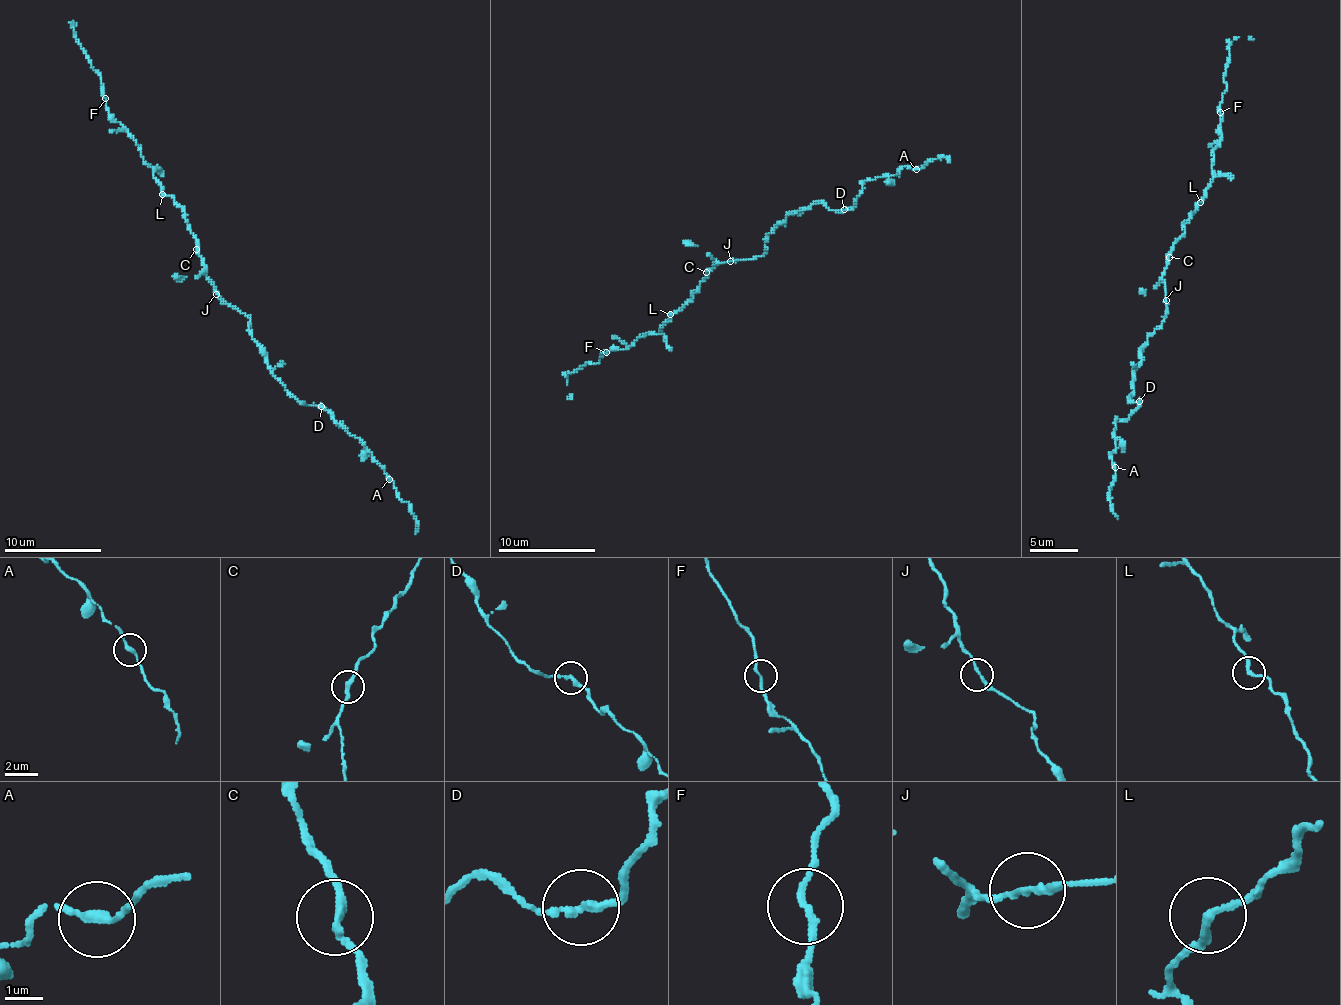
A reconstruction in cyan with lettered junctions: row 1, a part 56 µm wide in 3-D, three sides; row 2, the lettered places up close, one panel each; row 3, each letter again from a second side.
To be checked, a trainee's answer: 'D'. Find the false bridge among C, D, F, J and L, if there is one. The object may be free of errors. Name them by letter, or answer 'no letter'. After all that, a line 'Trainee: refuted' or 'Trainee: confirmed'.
no letter
Trainee: refuted

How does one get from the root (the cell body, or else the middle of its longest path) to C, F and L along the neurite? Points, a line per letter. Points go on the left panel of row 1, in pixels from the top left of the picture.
C: (218, 292), (206, 275), (204, 260), (196, 249)
F: (218, 292), (206, 275), (198, 240), (185, 213), (161, 192), (133, 136), (108, 112), (106, 98)
L: (218, 292), (206, 275), (204, 260), (199, 254), (198, 240), (190, 231), (185, 213), (174, 200), (162, 193)

